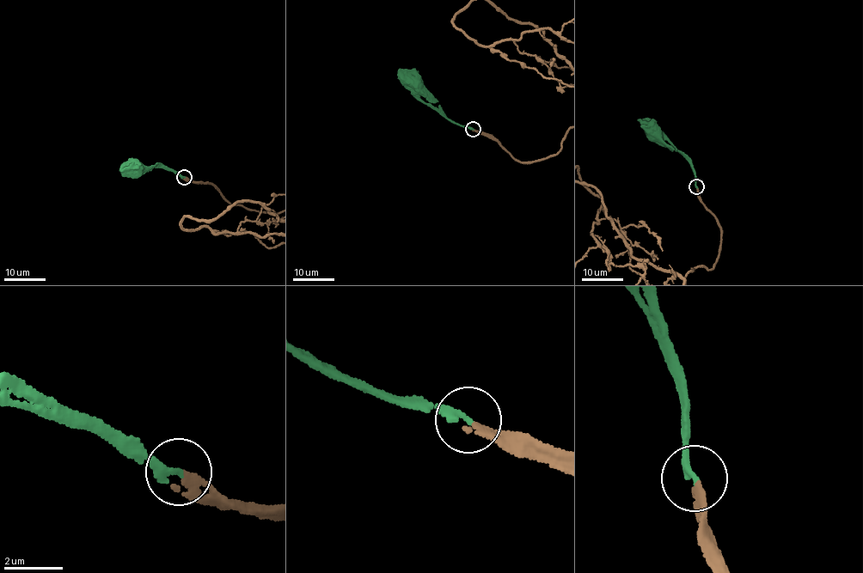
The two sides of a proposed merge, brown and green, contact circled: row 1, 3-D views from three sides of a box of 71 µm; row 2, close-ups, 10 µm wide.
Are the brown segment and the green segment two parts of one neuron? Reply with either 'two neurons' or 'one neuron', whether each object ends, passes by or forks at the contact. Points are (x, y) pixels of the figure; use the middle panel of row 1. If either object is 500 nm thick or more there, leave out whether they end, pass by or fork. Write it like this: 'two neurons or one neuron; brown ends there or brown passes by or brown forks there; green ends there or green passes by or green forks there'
one neuron; brown ends there; green ends there

